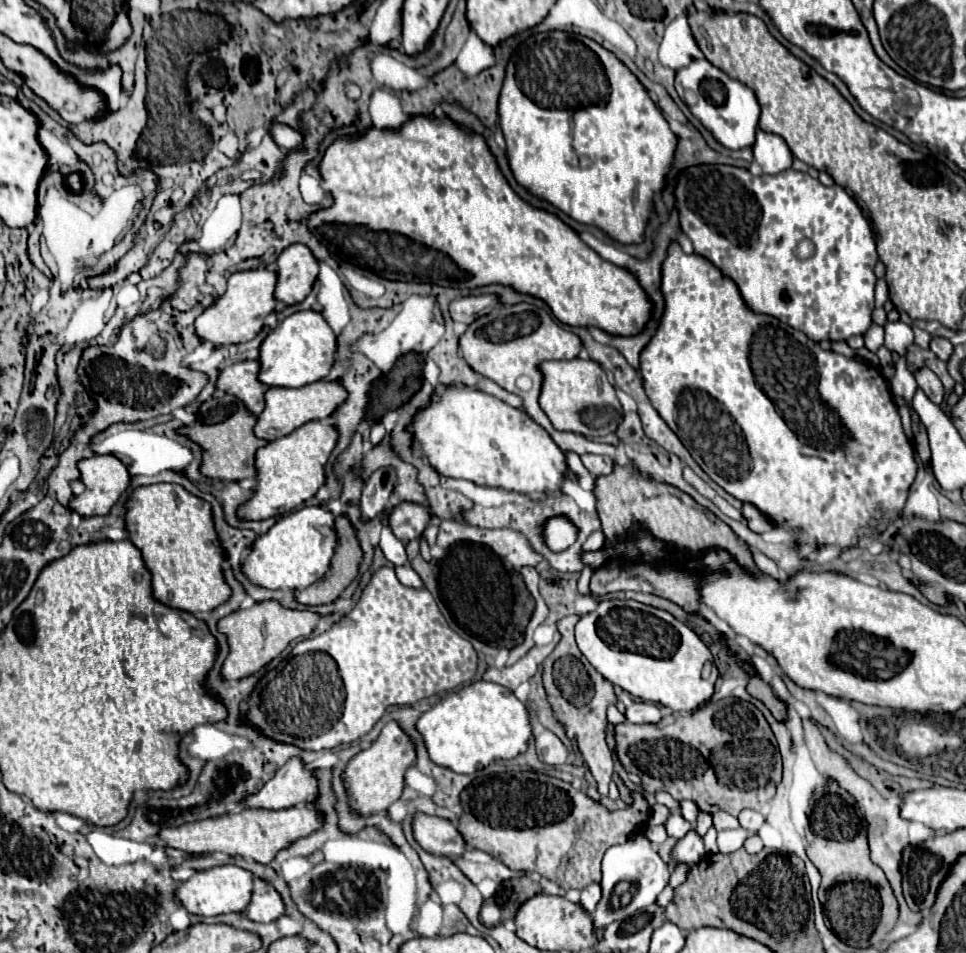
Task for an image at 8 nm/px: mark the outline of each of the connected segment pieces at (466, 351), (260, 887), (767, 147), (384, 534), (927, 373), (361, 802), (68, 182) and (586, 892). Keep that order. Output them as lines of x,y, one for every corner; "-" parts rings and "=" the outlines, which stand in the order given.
503,304
495,312
481,316
471,324
471,328
459,338
459,348
465,358
465,362
479,372
481,376
497,382
501,388
517,394
525,402
525,412
541,424
549,436
555,440
555,444
561,450
575,452
579,456
591,452
591,454
613,456
620,465
626,465
629,460
625,449
619,443
617,447
608,444
591,442
581,434
575,432
559,432
553,428
545,412
539,408
539,394
543,384
543,374
539,370
539,364
545,360
563,360
563,358
577,358
577,354
583,348
583,342
577,334
563,330
551,316
547,308
535,308
535,304
=
265,880
255,882
255,896
245,910
247,918
255,922
273,922
285,914
285,904
281,894
=
757,130
753,156
765,174
779,174
791,168
791,162
793,162
793,154
785,144
785,140
777,134
763,132
763,130
=
385,514
383,518
383,530
381,530
381,542
379,542
385,558
389,562
393,562
395,566
403,566
407,564
407,556
405,556
405,544
401,540
397,540
389,528
389,514
=
929,368
919,370
919,372
915,374
915,380
917,380
919,388
925,392
925,396
927,396
931,402
939,404
939,402
943,400
943,396
945,396
943,386
941,386
939,378
937,378
937,376
935,376
935,374
933,374
=
395,720
387,722
379,738
371,744
371,748
361,750
355,758
351,758
343,774
353,808
365,816
377,814
379,810
387,810
403,794
405,772
415,764
415,758
417,758
415,742
403,732
399,722
=
71,172
71,174
63,176
63,184
65,184
65,188
71,190
73,194
81,194
81,192
83,192
83,186
85,186
83,174
81,174
81,172
=
589,884
587,888
581,890
581,906
583,906
589,914
595,912
595,906
597,906
599,900
601,900
601,886
599,886
599,884

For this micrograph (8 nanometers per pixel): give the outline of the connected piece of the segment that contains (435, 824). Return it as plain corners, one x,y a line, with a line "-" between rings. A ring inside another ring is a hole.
415,814
413,832
421,848
427,850
429,854
447,856
455,860
467,850
463,834
457,830
457,826
451,820

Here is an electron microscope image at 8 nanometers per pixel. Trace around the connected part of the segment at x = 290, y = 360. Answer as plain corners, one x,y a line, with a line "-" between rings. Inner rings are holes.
303,310
285,318
277,328
273,328
261,344
261,374
265,386
285,386
301,388
311,382
325,378
333,364
337,352
337,334
331,330
321,312

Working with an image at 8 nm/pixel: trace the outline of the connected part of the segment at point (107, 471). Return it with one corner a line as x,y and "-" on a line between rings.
93,456
79,462
81,482
85,484
85,492
81,496
75,496
71,500
71,508
79,512
81,516
105,516
111,512
111,508
119,502
121,494
131,484
131,472
129,468
115,456

